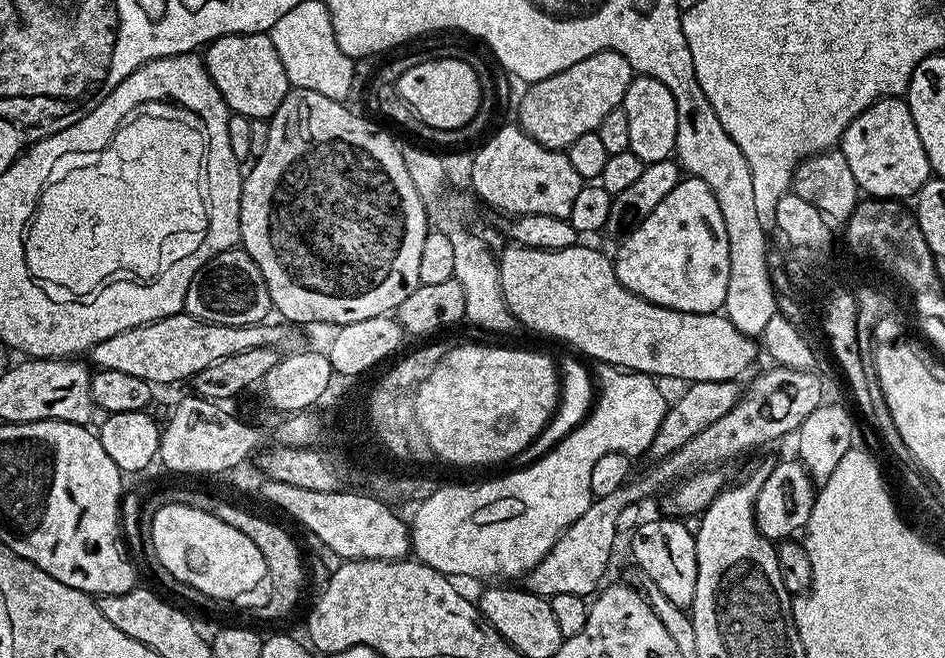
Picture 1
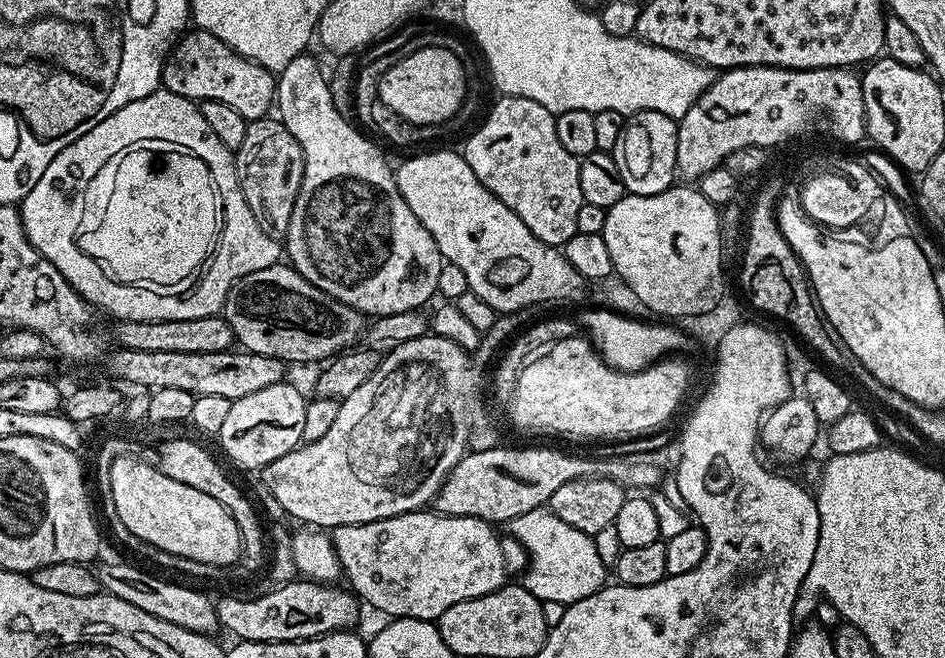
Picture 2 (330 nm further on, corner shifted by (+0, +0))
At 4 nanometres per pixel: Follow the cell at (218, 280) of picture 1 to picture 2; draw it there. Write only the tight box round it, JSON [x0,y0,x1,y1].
[222,262,366,365]

